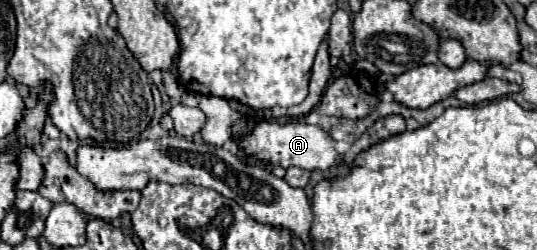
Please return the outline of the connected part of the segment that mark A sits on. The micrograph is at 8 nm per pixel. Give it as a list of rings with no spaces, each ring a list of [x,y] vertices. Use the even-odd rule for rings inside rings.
[[[260,122],[252,134],[246,134],[242,138],[240,148],[250,156],[256,156],[272,164],[280,164],[284,168],[298,166],[304,170],[328,170],[338,162],[338,152],[334,148],[332,136],[320,126],[310,126],[304,122],[288,122],[284,126],[276,122]]]

